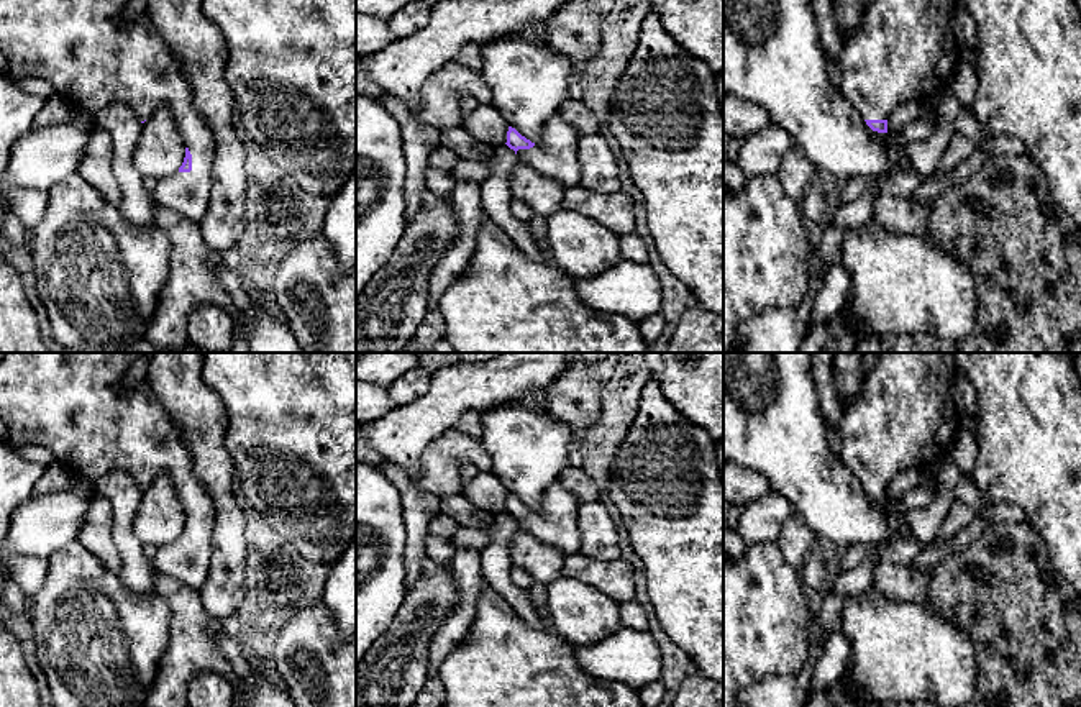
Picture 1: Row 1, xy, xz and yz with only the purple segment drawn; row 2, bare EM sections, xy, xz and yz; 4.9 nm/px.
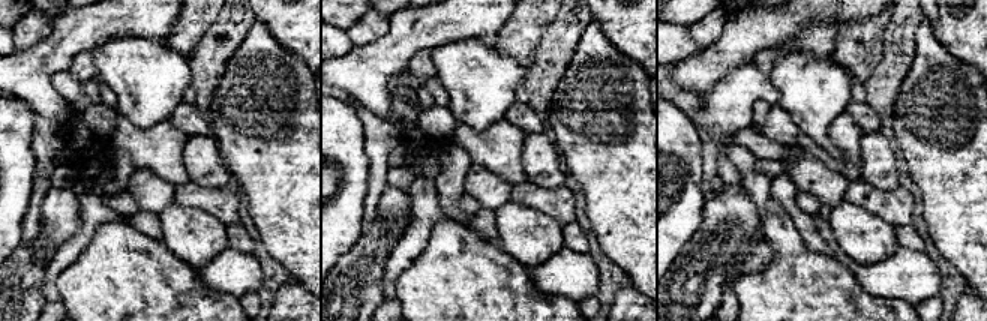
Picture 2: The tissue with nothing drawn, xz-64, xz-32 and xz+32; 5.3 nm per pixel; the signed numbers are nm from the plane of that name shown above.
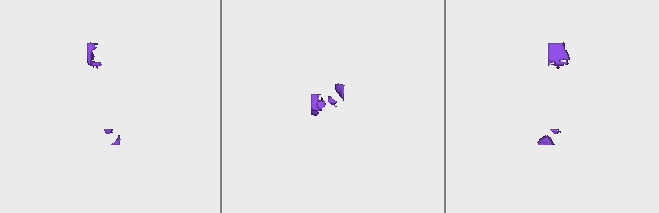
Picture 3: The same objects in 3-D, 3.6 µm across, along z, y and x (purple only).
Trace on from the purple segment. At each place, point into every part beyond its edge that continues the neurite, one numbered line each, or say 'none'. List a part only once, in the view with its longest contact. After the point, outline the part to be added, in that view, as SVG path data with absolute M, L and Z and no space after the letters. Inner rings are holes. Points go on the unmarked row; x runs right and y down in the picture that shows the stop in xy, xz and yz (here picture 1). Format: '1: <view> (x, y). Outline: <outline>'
1: xy (72, 404). Outline: M5 353L0 361L0 415L13 448L44 446L79 479L95 482L120 469L144 489L157 476L167 474L192 522L192 538L159 546L151 563L154 571L198 591L210 571L215 507L194 474L192 456L177 425L149 385L143 381L131 392L121 387L128 367L143 354L146 353Z

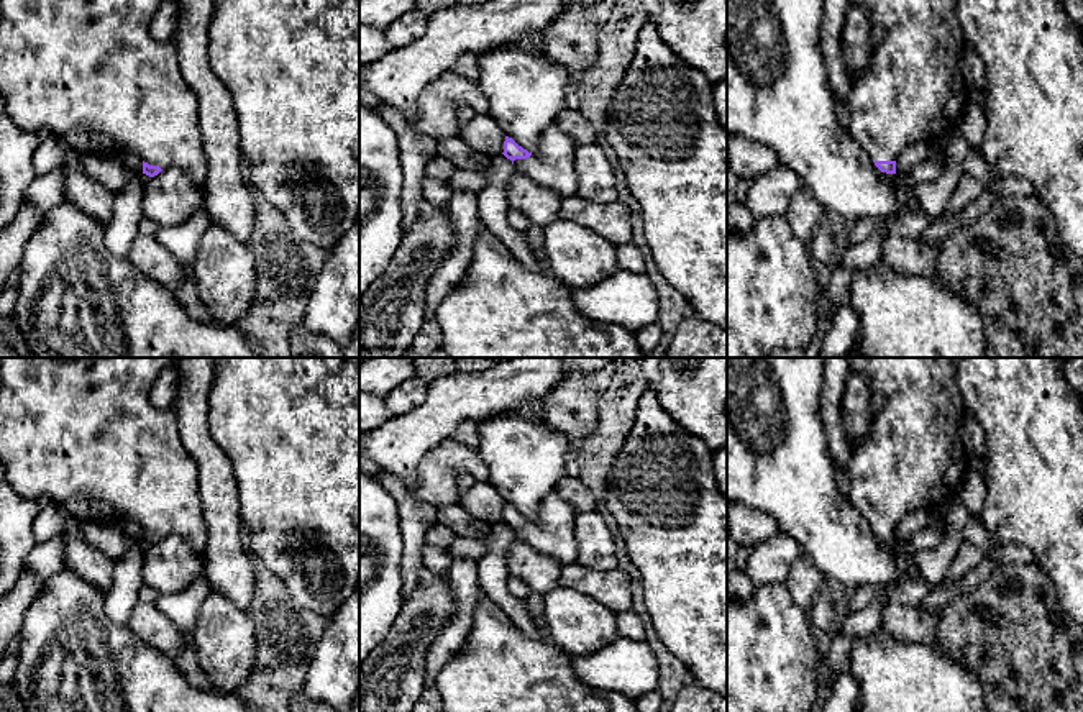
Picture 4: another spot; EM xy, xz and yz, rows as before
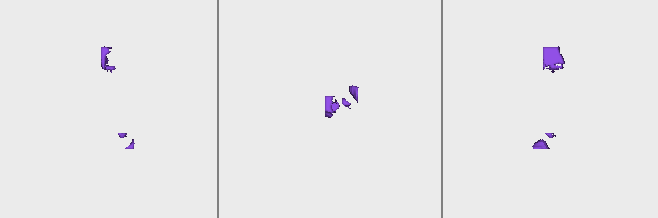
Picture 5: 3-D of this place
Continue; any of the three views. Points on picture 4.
1: yz (914, 458). Outline: M847 358L847 364L868 381L873 395L886 397L868 438L852 451L848 459L848 499L866 517L871 528L898 528L904 517L930 510L957 495L968 471L968 454L960 435L966 407L948 358Z

